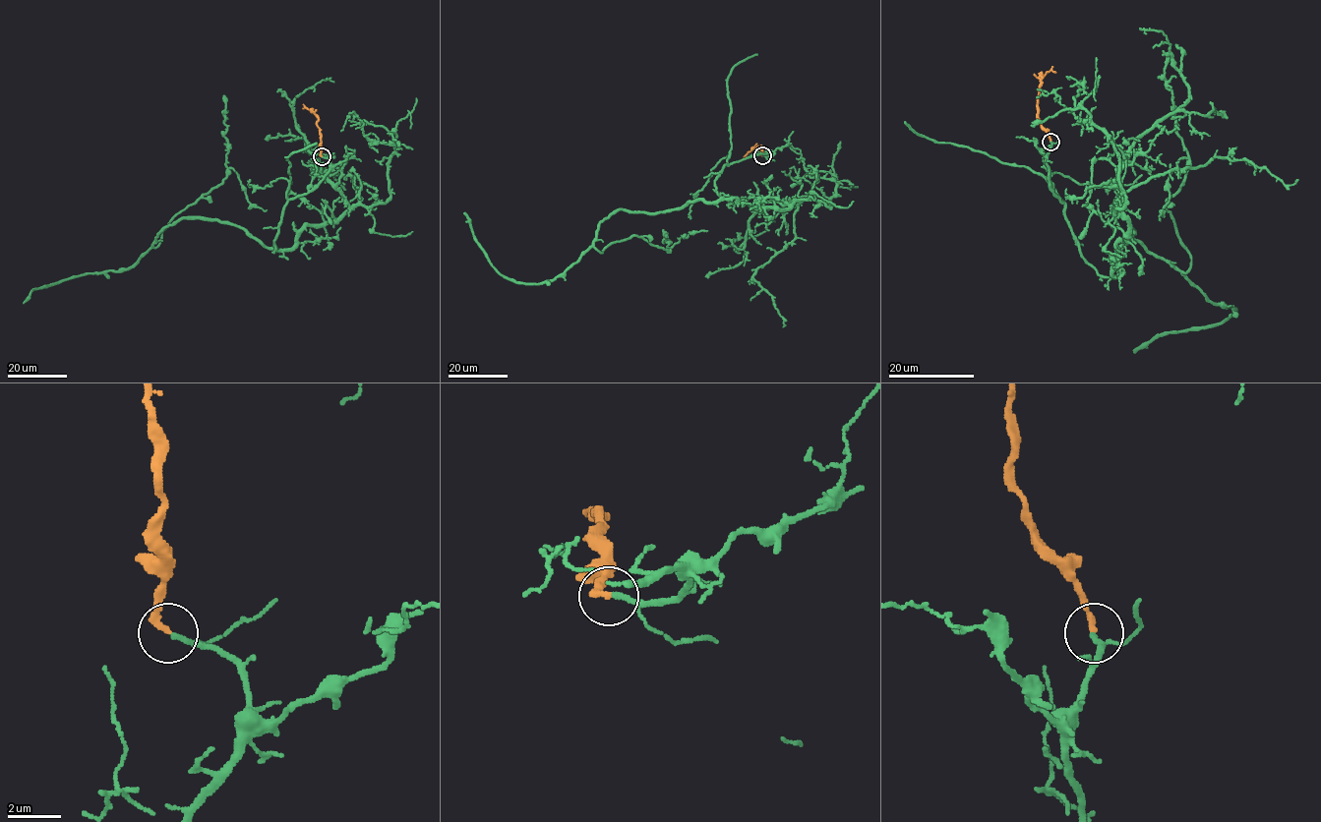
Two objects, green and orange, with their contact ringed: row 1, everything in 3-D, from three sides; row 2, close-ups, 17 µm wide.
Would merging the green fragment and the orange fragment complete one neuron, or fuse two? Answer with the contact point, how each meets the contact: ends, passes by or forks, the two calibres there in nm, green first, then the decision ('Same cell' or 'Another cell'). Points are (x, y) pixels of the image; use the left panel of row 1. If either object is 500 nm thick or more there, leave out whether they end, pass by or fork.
Place: (322, 156). At the ring green ends. At the ring orange ends. Thickness 200 nm (green) against 260 nm. Same cell

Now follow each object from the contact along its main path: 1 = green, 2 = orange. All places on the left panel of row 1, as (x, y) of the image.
1: (322, 156), (329, 172), (285, 205), (279, 250), (187, 218), (154, 247), (226, 177), (224, 95)
2: (322, 156), (318, 117), (307, 107), (303, 108)

